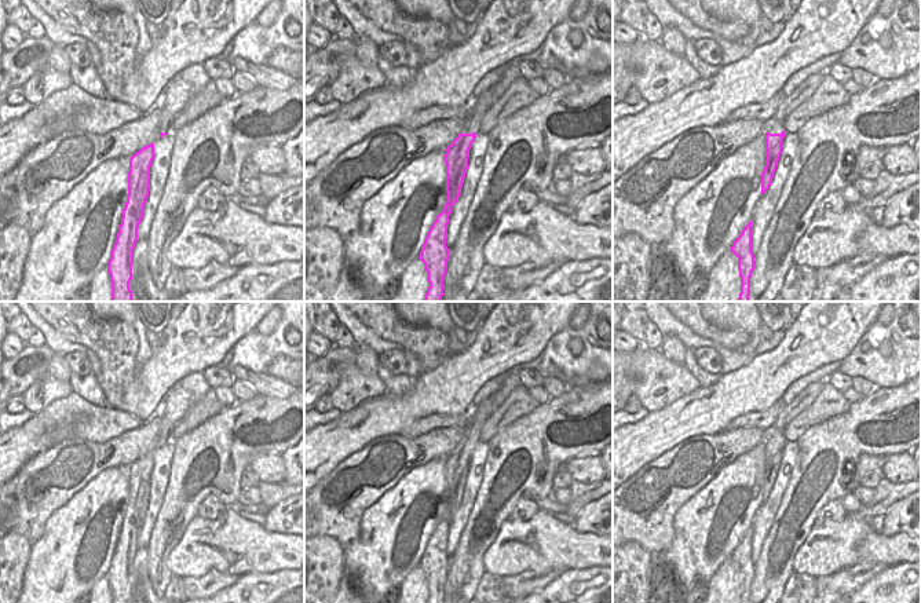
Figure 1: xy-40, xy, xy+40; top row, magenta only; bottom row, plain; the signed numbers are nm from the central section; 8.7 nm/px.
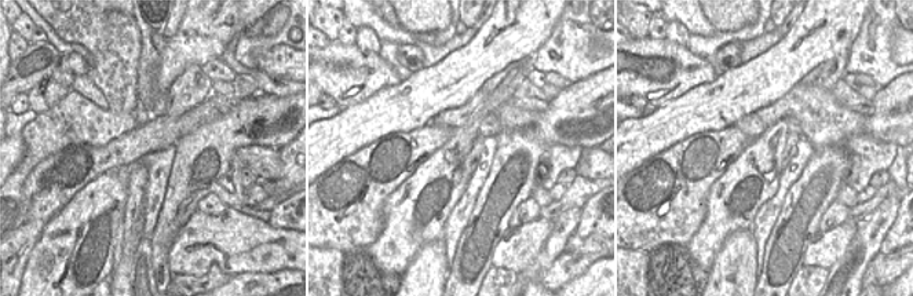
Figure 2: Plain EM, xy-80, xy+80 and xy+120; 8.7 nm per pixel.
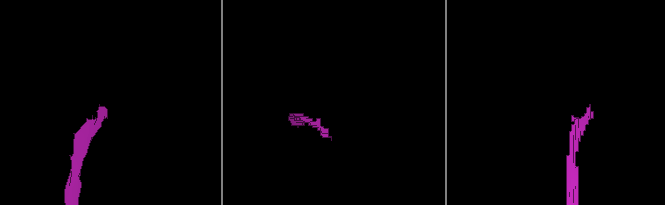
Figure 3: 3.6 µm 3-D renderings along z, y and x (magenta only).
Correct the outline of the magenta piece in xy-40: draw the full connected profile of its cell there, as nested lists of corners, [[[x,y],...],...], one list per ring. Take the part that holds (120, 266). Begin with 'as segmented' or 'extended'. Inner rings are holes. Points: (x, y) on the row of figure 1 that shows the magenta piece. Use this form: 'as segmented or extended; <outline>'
as segmented; [[[154,143],[142,147],[129,158],[127,202],[107,263],[112,282],[112,302],[132,302],[129,282],[132,279],[134,248],[149,197],[153,160]]]

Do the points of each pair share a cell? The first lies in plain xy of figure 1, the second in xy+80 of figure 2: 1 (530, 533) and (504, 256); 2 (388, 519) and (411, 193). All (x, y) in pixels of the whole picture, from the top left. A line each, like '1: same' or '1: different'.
1: same
2: same

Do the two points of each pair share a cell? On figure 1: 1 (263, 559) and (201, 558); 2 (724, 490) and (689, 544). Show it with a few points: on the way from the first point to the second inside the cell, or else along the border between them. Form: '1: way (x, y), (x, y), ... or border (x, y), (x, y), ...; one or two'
1: way (248, 558), (216, 558); one
2: way (717, 504), (713, 519), (702, 530); one

